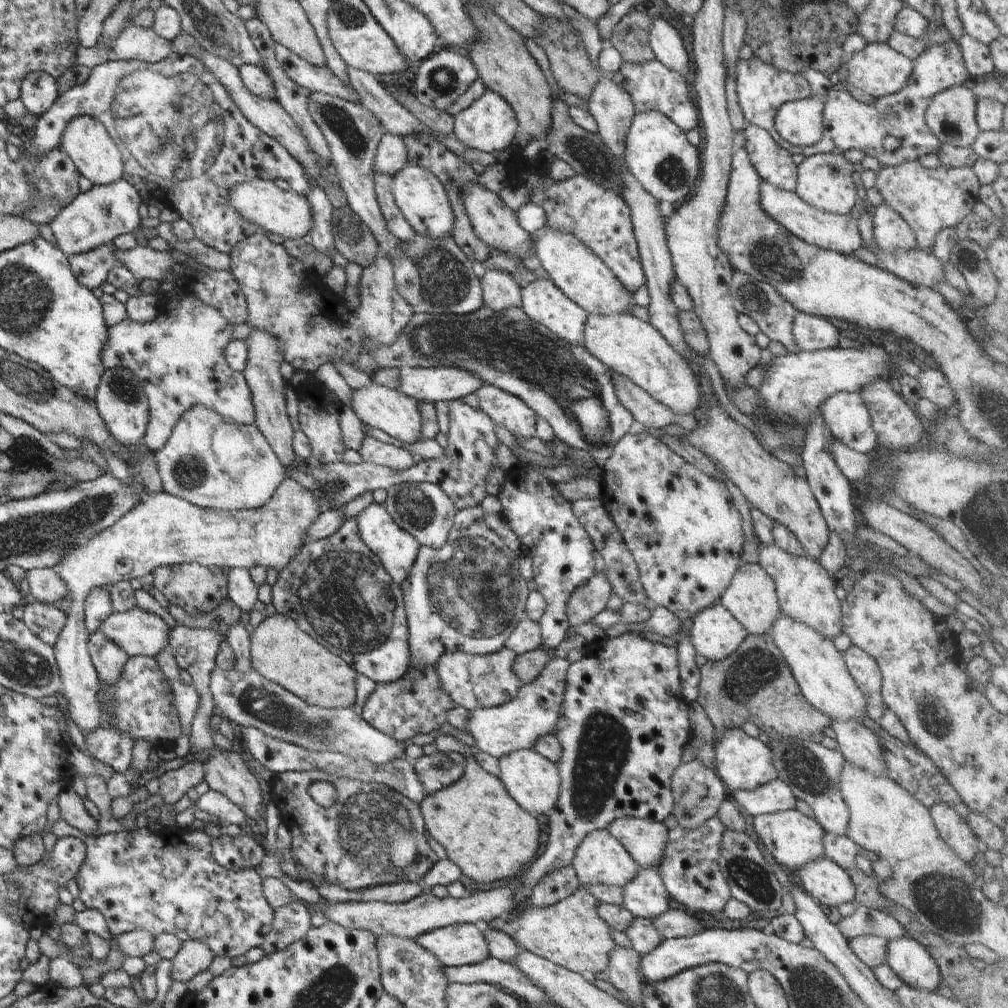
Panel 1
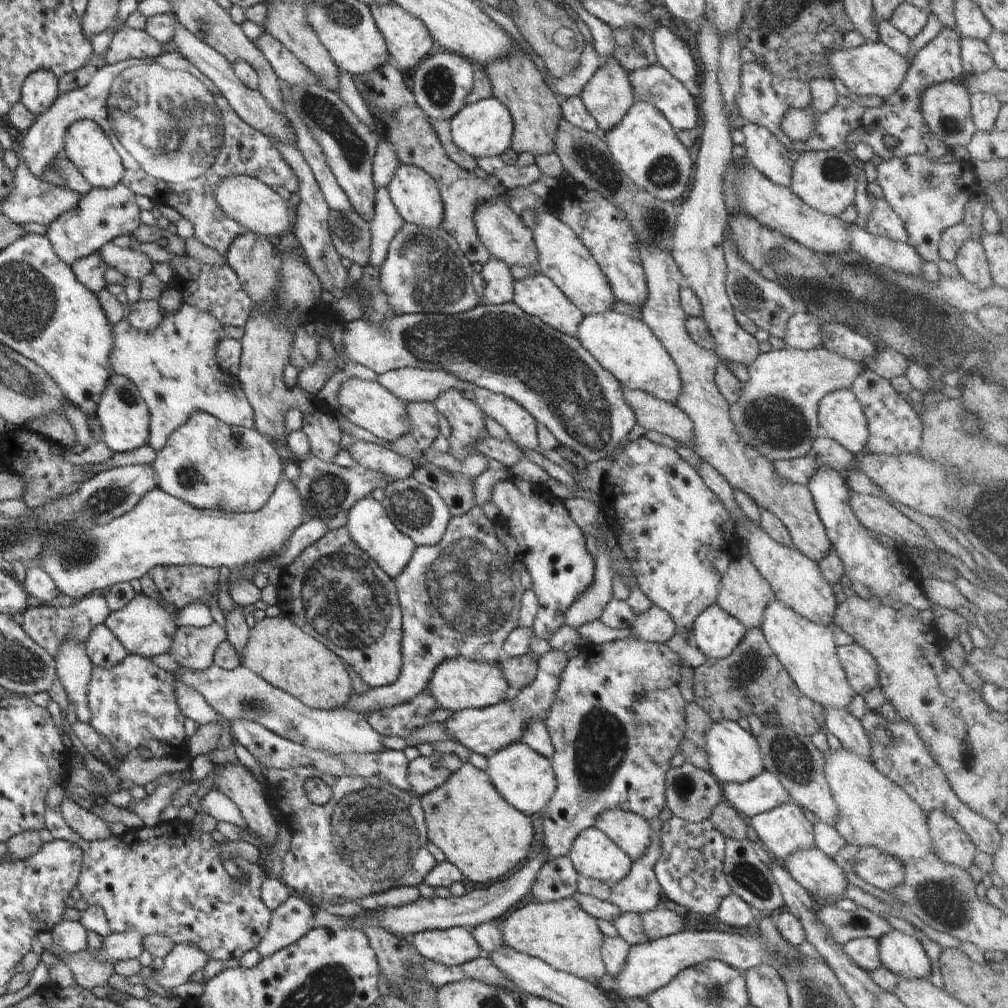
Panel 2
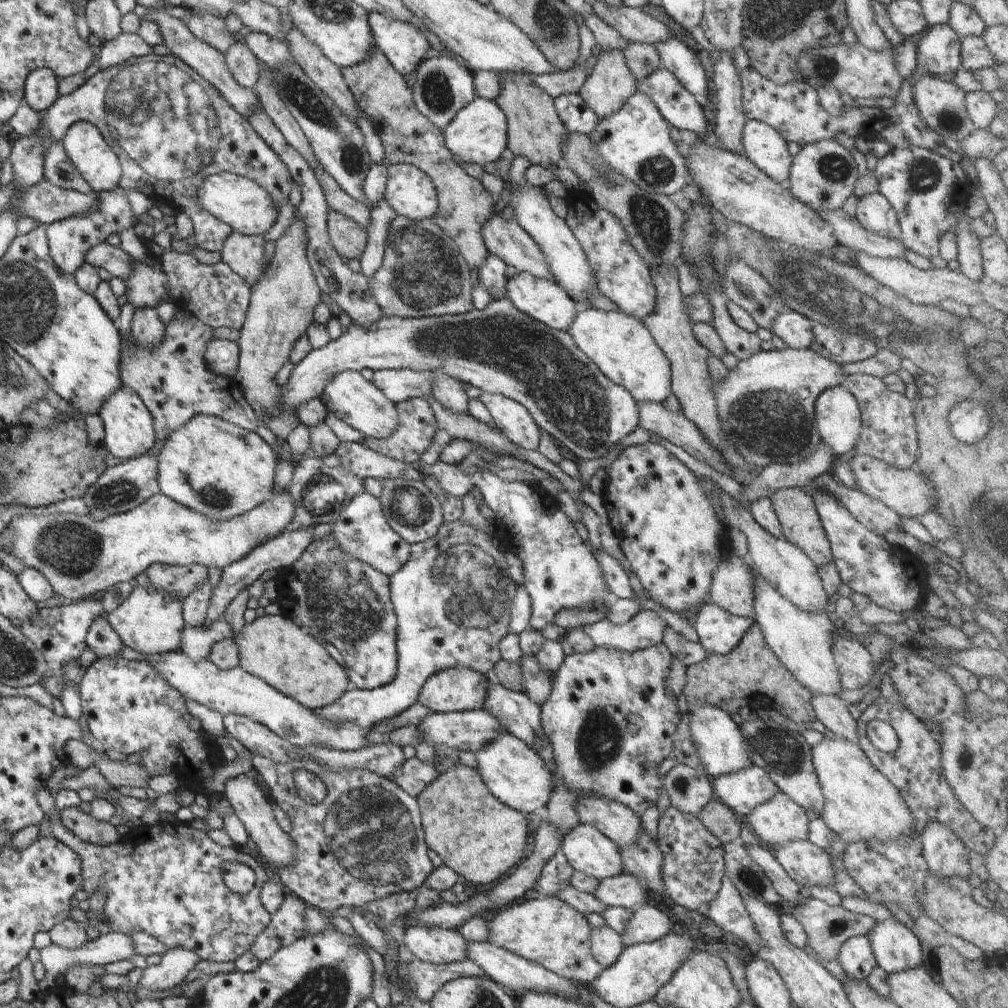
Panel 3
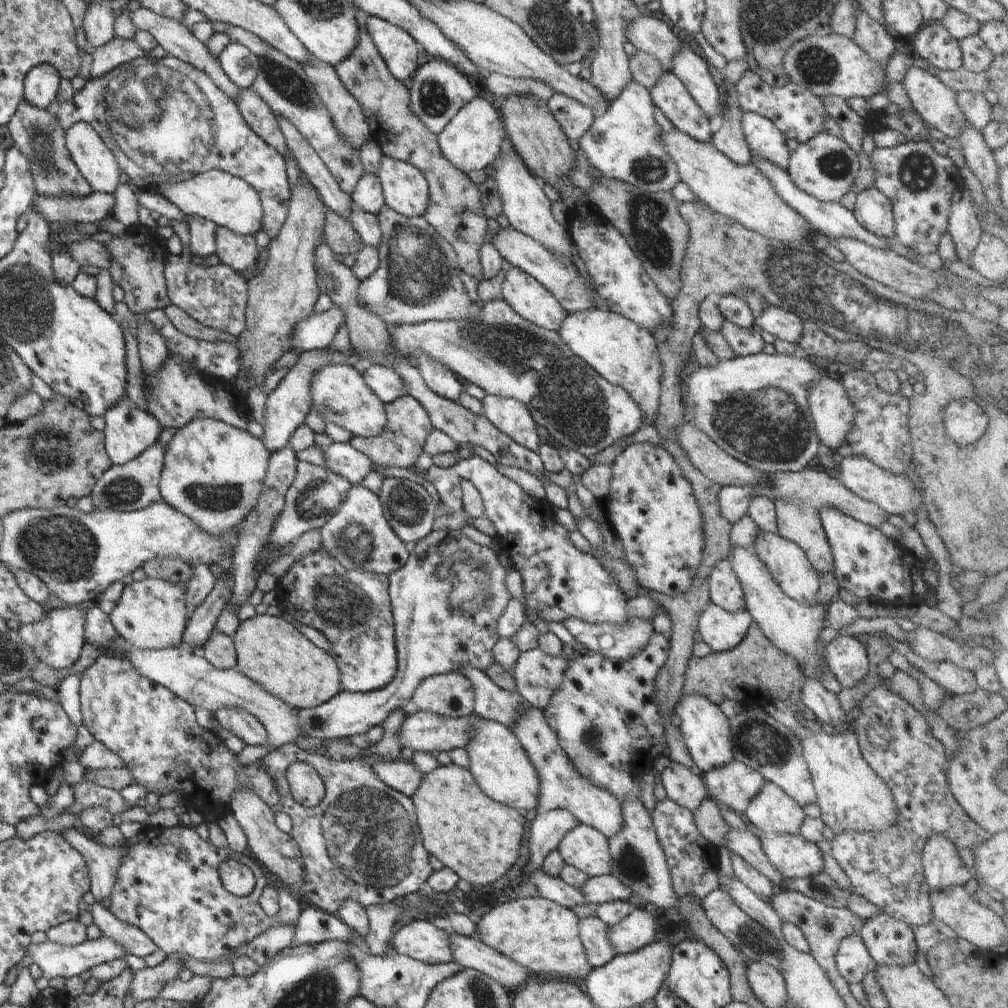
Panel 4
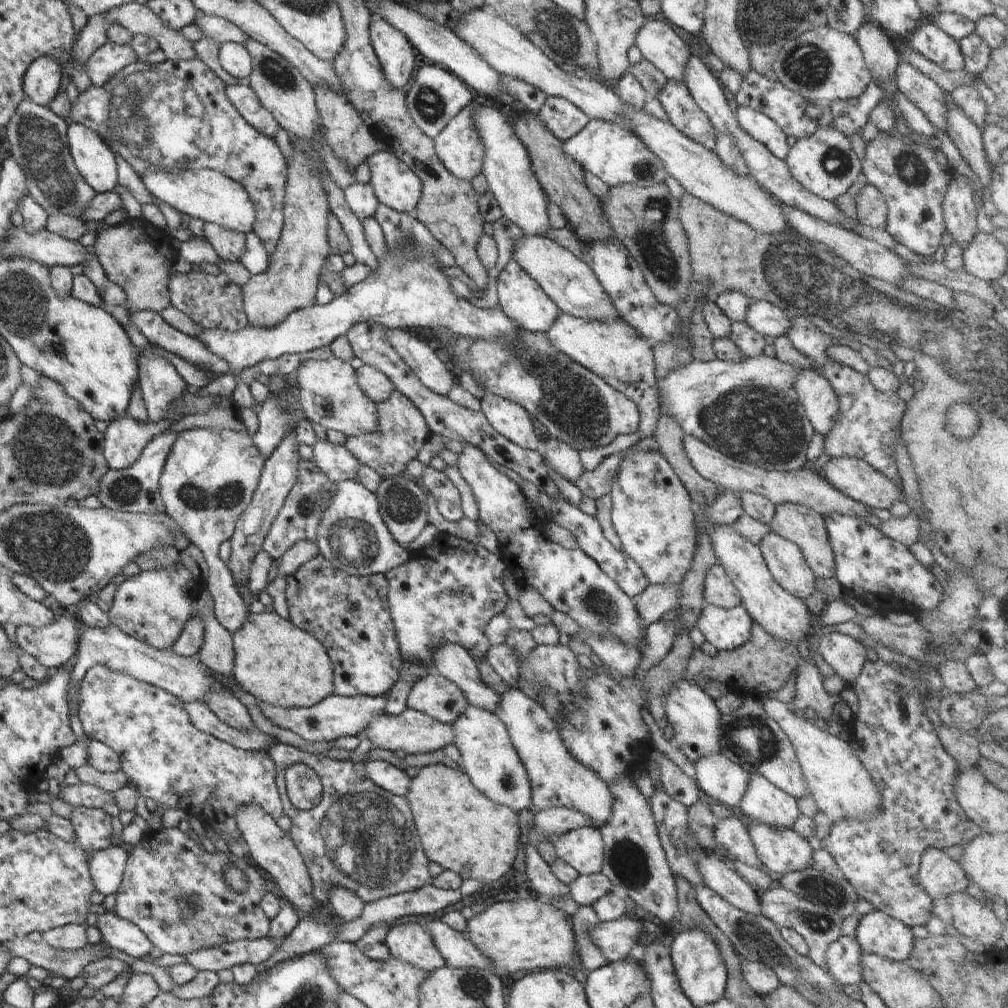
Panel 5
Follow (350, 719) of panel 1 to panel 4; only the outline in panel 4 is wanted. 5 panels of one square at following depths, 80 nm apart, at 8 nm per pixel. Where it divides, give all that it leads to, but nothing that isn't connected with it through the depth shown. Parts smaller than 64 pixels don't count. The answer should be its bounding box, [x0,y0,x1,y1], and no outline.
[95,634,304,766]

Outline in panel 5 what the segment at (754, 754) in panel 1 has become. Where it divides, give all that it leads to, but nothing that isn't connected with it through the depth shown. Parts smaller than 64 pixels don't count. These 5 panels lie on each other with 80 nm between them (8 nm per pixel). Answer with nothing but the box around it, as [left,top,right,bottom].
[663,679,721,763]

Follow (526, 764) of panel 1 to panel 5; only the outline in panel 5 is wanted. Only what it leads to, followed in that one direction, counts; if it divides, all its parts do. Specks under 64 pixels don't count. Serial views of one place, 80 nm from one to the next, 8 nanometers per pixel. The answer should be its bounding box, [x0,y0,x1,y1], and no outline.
[450,704,534,814]

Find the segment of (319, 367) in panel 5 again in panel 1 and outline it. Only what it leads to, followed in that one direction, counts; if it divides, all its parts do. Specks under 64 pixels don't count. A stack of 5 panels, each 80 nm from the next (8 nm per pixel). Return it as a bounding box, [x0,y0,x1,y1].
[350,383,423,444]

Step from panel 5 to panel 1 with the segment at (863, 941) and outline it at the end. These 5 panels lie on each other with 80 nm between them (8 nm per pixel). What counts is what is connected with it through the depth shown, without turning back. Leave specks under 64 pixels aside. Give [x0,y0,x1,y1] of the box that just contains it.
[887,936,943,993]

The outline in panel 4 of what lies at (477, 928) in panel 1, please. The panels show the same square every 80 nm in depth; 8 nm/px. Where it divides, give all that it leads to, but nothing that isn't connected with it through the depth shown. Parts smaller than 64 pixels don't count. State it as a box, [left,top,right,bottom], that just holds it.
[392,920,452,966]

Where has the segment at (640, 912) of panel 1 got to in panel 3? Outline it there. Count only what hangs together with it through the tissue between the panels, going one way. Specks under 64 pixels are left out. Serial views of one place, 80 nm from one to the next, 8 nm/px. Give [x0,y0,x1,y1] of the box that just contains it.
[594,874,649,910]

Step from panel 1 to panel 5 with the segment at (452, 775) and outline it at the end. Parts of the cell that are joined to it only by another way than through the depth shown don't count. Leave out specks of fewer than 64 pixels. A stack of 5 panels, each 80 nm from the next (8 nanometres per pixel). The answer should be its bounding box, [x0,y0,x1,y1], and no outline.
[364,761,411,797]

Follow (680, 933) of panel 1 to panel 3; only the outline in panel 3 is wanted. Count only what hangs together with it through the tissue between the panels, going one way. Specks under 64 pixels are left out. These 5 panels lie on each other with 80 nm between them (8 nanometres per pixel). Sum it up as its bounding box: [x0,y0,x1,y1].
[620,904,672,948]

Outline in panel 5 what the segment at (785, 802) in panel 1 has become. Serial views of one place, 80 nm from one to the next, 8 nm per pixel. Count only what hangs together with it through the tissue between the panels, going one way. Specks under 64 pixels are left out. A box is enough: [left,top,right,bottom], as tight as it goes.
[694,754,751,811]

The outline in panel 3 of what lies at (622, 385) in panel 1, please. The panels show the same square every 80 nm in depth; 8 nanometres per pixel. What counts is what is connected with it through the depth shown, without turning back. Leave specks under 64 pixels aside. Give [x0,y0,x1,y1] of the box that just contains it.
[637,402,726,474]

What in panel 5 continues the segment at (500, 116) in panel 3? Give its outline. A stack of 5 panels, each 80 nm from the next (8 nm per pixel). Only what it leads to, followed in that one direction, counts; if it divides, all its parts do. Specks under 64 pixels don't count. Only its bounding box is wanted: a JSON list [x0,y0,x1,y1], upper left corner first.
[433,99,485,181]

